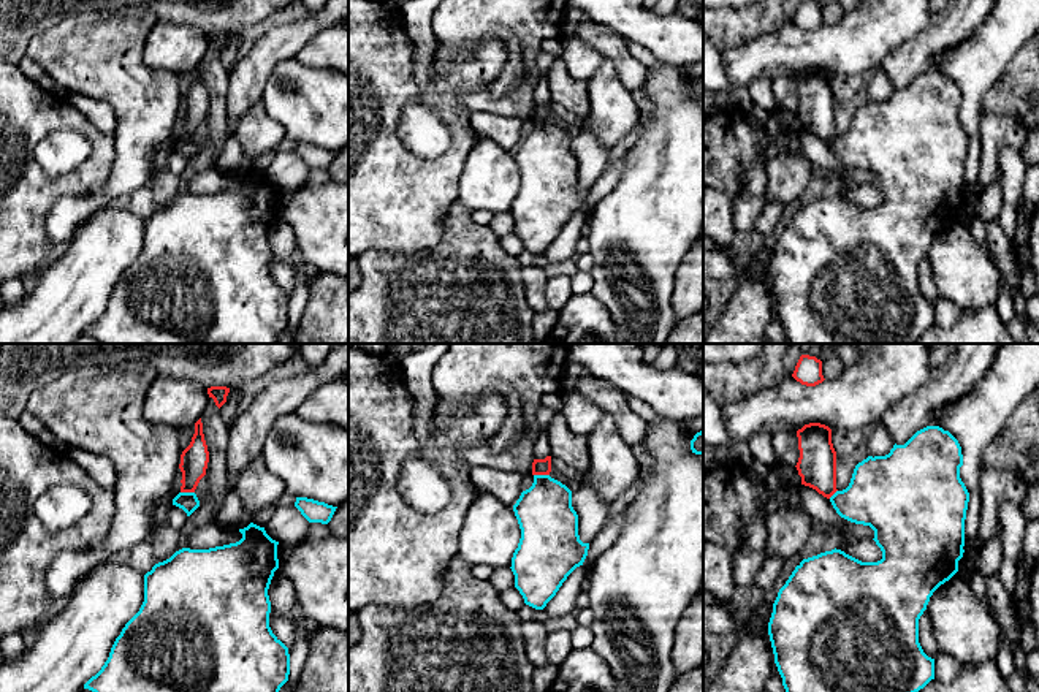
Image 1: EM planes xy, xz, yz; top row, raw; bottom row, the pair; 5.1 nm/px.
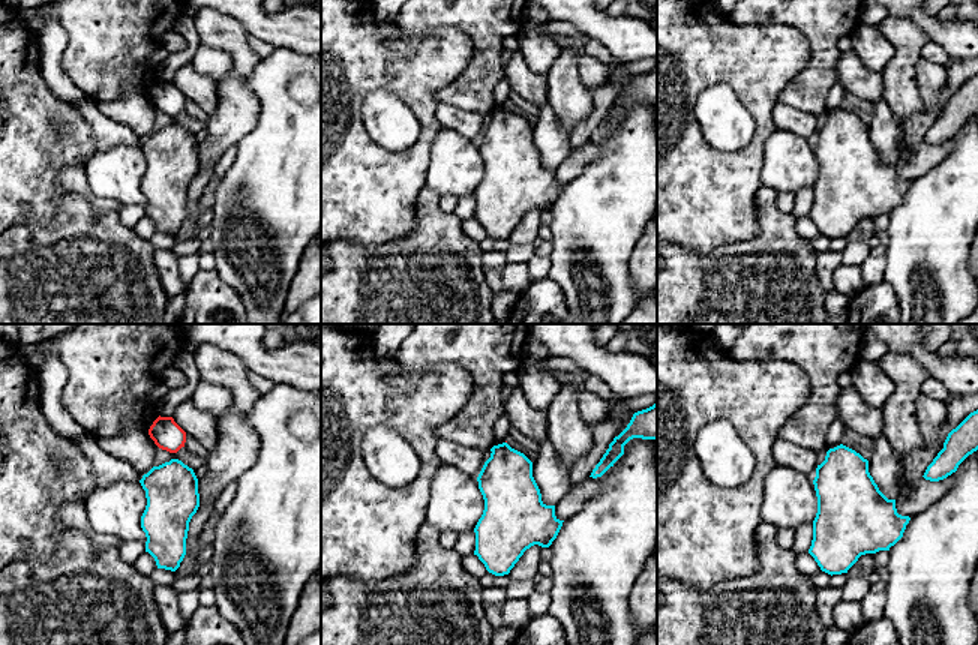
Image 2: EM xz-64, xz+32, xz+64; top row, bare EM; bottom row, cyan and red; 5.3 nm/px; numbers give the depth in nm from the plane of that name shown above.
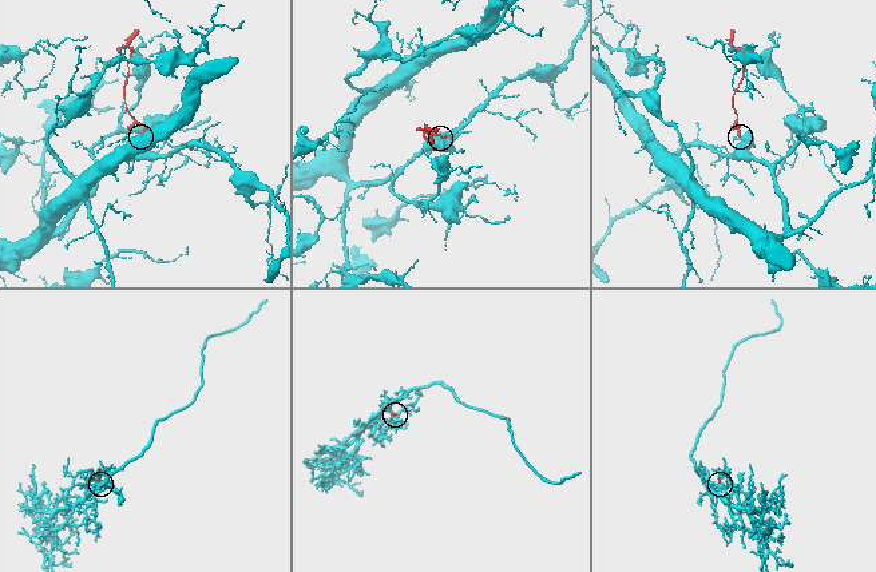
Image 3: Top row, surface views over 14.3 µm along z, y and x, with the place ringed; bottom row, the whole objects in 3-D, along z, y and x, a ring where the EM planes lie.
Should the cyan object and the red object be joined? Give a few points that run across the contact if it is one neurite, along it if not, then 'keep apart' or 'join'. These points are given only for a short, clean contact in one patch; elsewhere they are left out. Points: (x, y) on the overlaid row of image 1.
line xz (534, 474), (548, 475); keep apart

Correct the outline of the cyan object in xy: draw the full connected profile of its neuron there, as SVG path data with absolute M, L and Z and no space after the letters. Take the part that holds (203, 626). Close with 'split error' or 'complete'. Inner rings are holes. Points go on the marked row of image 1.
M250 523L236 543L209 549L182 548L144 575L144 602L116 638L101 670L84 689L92 692L279 692L288 681L288 648L269 627L268 589L279 568L277 545Z; complete

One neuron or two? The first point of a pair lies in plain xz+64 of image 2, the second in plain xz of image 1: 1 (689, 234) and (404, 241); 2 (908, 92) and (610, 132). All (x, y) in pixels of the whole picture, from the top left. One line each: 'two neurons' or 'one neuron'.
1: one neuron
2: one neuron

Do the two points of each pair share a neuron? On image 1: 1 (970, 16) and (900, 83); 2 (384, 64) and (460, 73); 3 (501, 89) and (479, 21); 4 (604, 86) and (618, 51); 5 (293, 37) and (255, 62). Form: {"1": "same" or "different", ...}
{"1": "same", "2": "same", "3": "same", "4": "different", "5": "same"}

